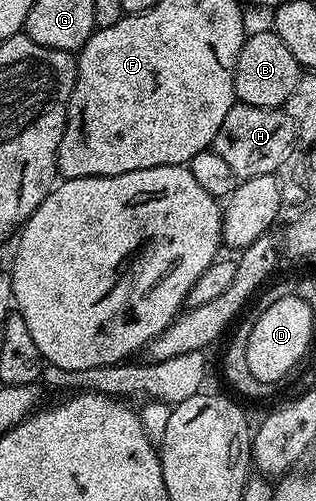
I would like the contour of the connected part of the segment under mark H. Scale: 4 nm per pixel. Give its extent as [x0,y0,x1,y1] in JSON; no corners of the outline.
[212,101,296,179]

